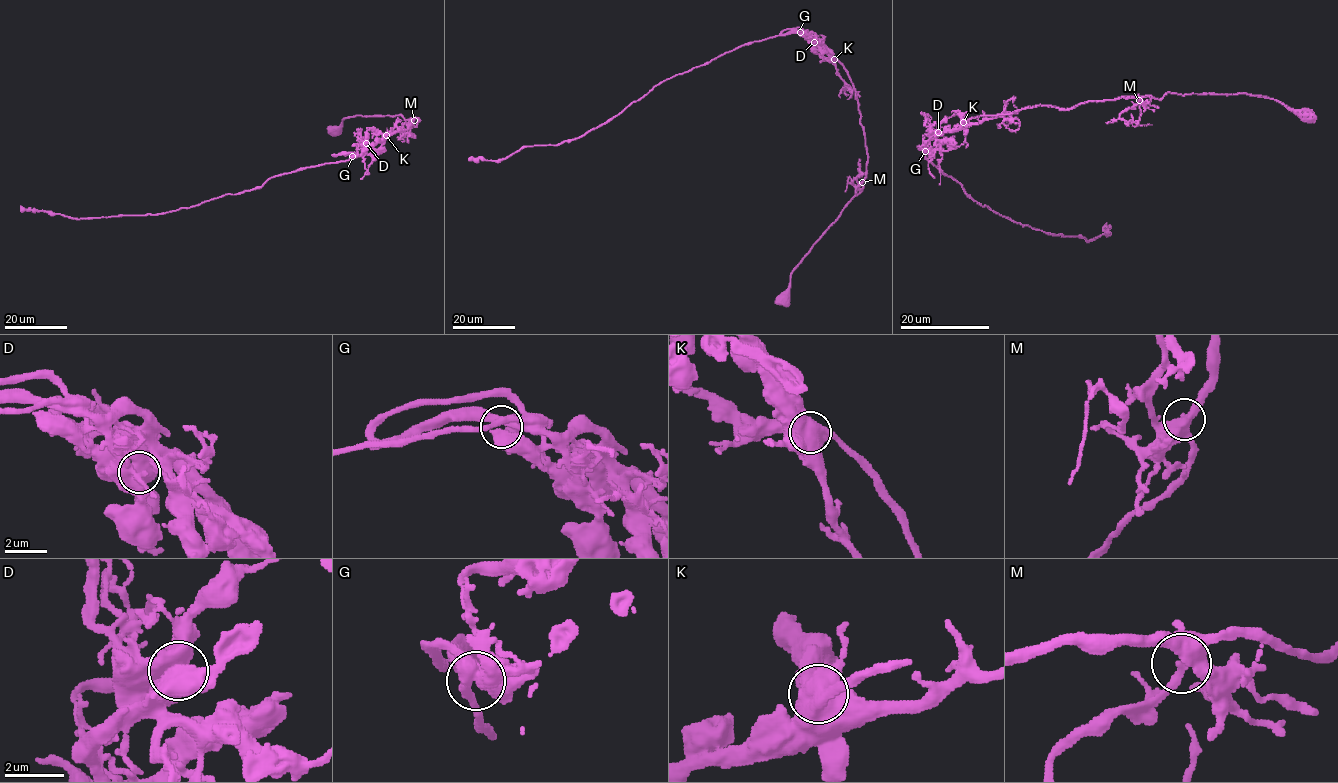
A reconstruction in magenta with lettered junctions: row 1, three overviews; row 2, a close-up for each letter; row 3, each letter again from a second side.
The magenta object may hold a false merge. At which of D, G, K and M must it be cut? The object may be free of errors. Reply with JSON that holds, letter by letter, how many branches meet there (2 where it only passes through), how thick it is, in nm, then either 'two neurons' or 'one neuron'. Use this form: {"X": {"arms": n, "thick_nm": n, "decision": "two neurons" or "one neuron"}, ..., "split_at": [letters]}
{"D": {"arms": 2, "thick_nm": 600, "decision": "one neuron"}, "G": {"arms": 2, "thick_nm": 440, "decision": "one neuron"}, "K": {"arms": 4, "thick_nm": 750, "decision": "one neuron"}, "M": {"arms": 4, "thick_nm": 440, "decision": "one neuron"}, "split_at": []}

